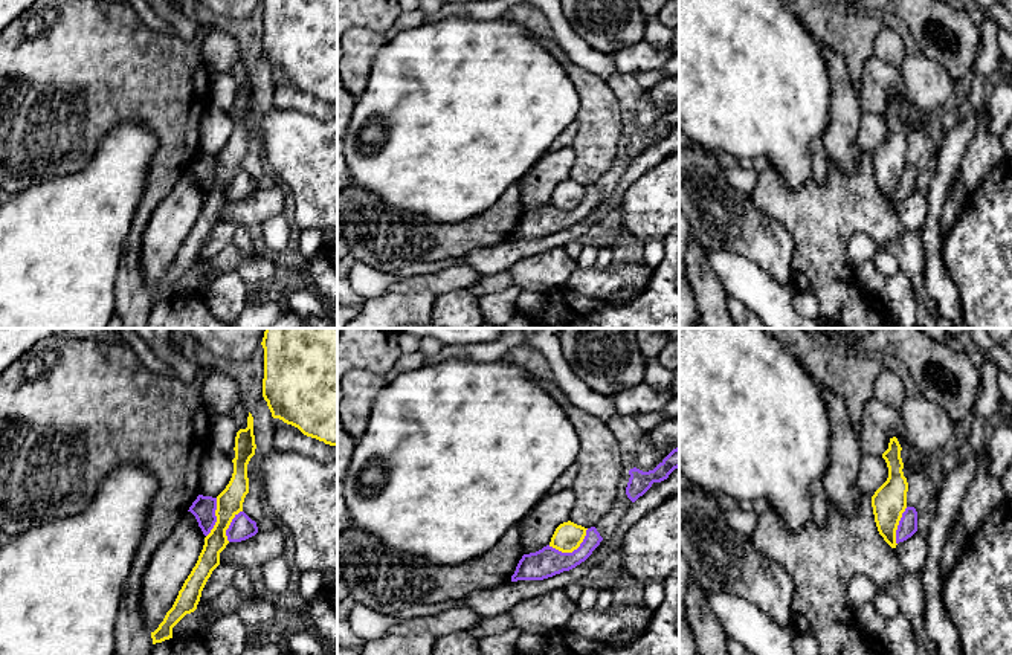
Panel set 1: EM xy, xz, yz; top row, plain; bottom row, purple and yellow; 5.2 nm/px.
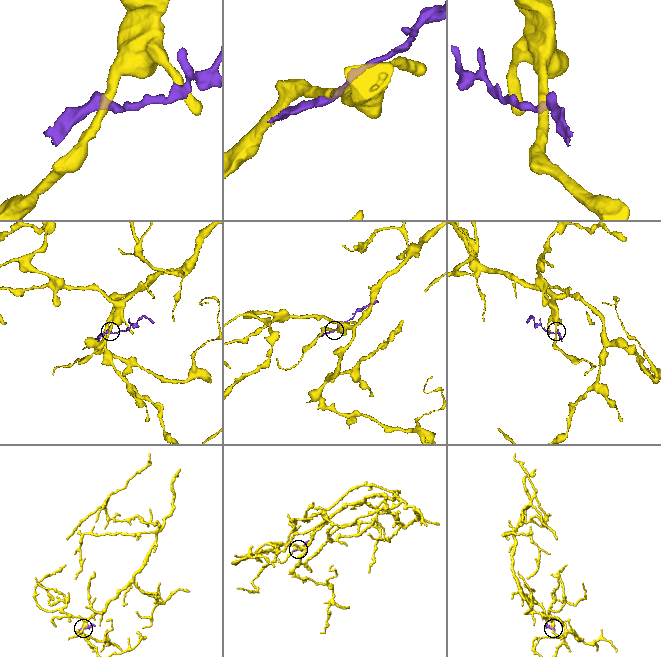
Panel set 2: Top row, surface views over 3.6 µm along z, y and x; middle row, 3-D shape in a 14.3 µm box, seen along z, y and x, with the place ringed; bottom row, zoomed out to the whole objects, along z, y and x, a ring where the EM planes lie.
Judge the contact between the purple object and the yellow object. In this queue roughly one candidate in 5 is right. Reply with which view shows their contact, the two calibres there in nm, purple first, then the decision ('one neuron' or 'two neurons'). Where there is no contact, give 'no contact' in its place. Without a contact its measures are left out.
contact in xz; calibres 160 and 150 nm; two neurons

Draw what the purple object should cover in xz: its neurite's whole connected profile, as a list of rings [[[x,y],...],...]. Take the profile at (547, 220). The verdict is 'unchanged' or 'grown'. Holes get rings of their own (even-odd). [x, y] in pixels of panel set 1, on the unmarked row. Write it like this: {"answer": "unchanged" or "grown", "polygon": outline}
{"answer": "unchanged", "polygon": [[[595,185],[586,188],[586,194],[580,205],[572,211],[562,211],[550,203],[530,212],[524,212],[519,218],[511,240],[517,238],[543,238],[569,229],[585,220],[600,203],[603,195]]]}

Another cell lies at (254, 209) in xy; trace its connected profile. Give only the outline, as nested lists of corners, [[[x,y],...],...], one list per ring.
[[[281,186],[259,189],[255,194],[241,198],[229,200],[220,211],[220,221],[232,221],[237,226],[261,224],[273,215],[279,215],[285,209],[287,194]]]

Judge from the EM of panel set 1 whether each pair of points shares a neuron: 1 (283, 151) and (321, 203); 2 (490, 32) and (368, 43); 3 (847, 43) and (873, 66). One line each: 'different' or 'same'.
1: same
2: different
3: different

